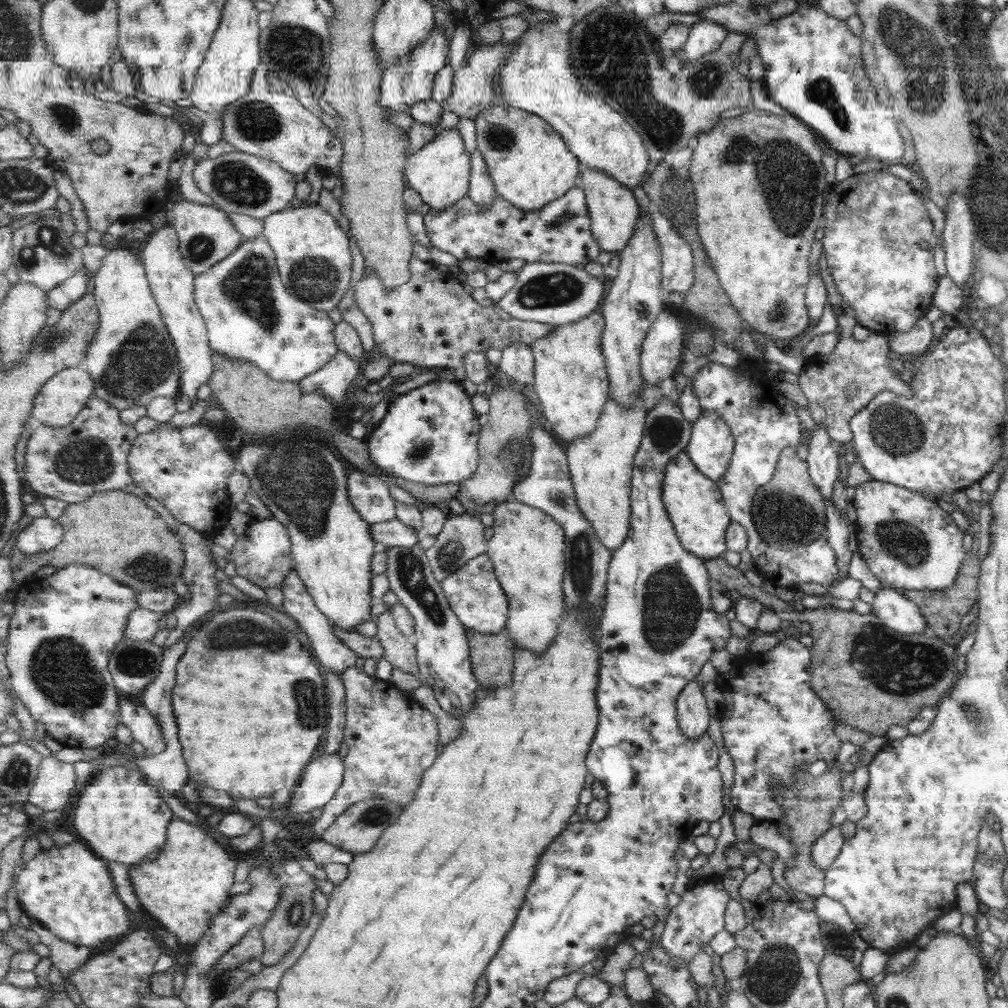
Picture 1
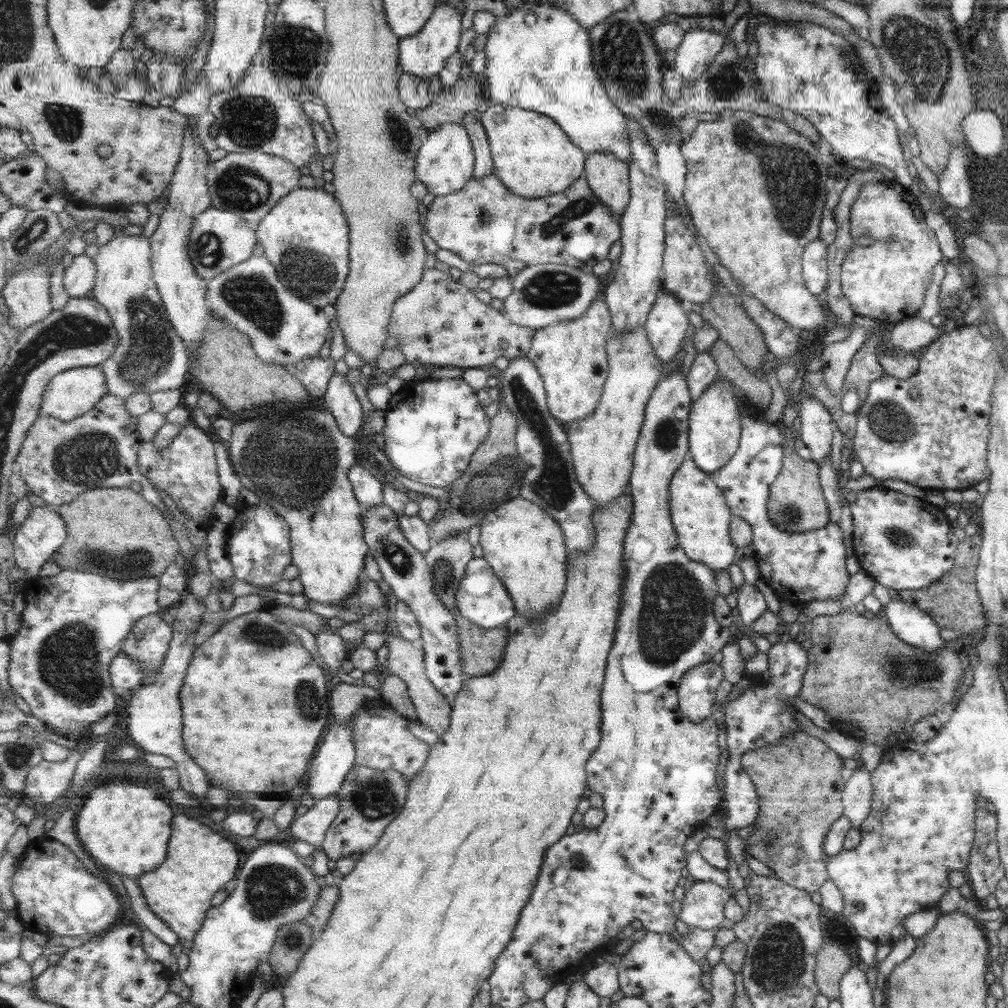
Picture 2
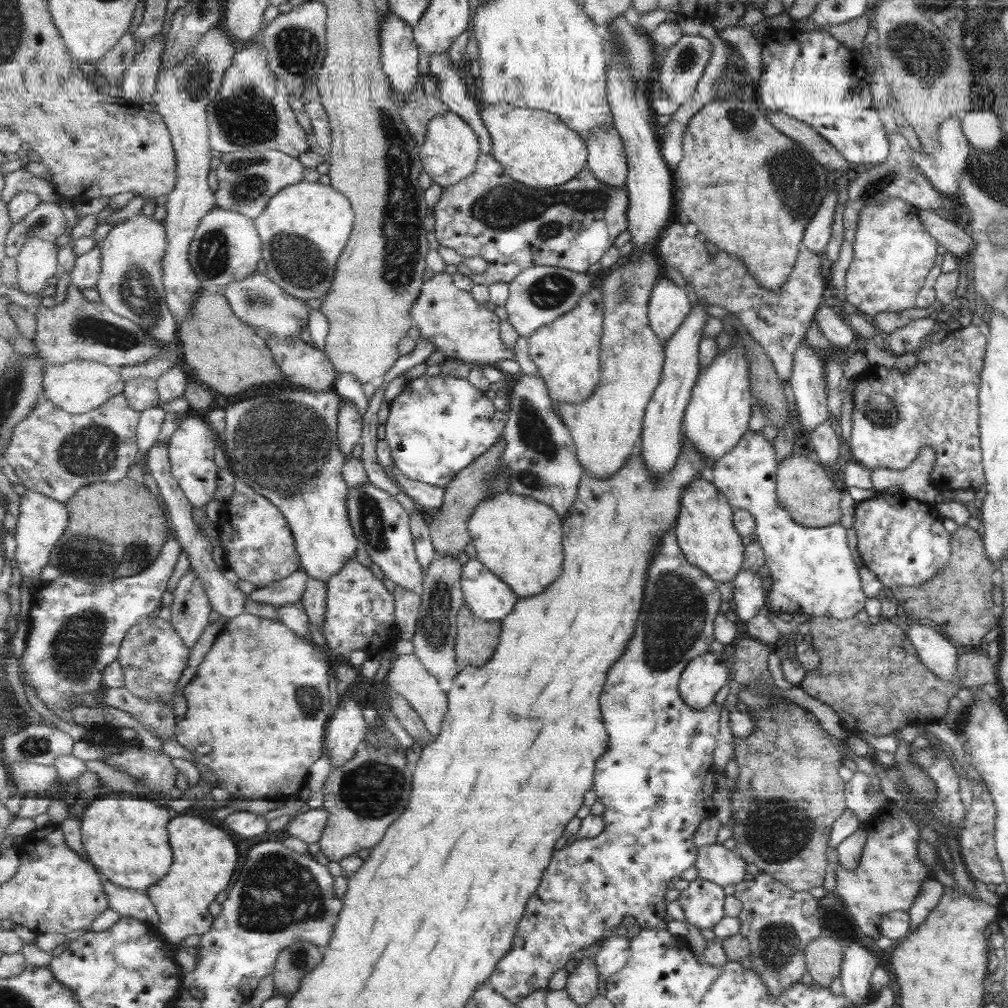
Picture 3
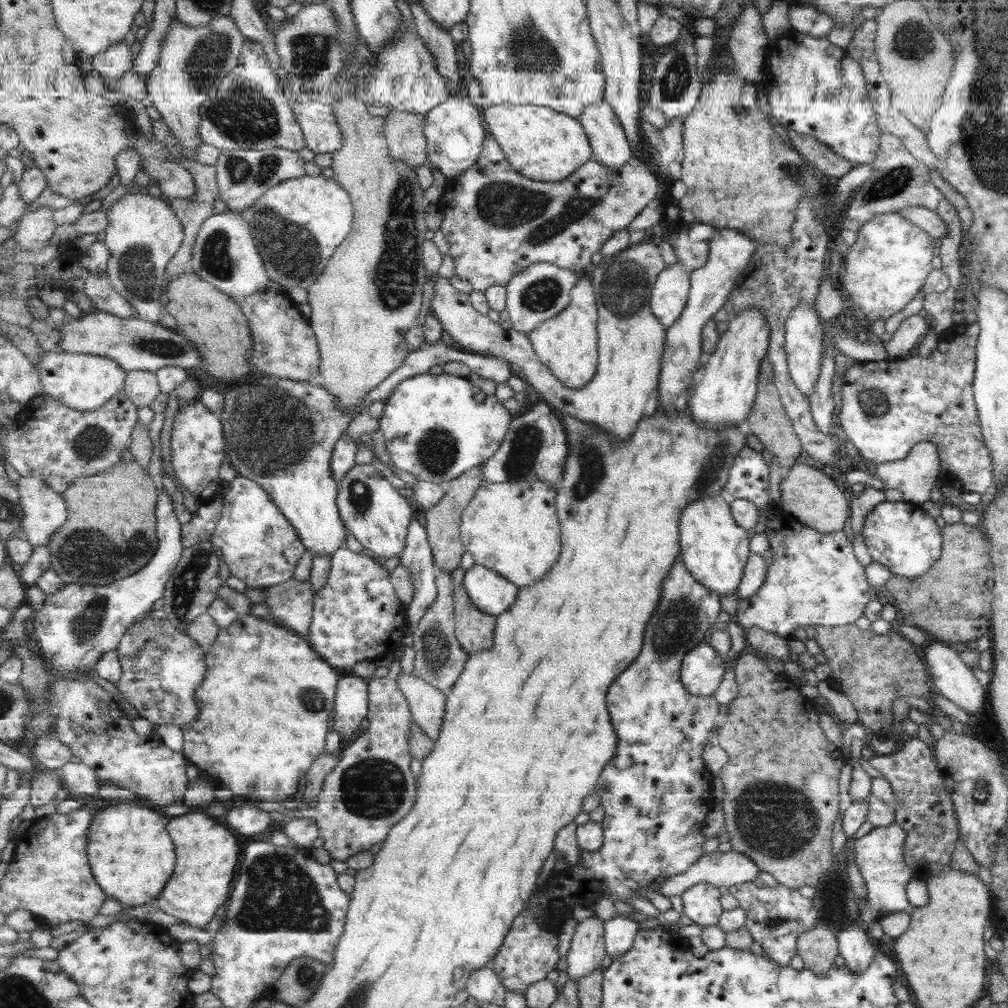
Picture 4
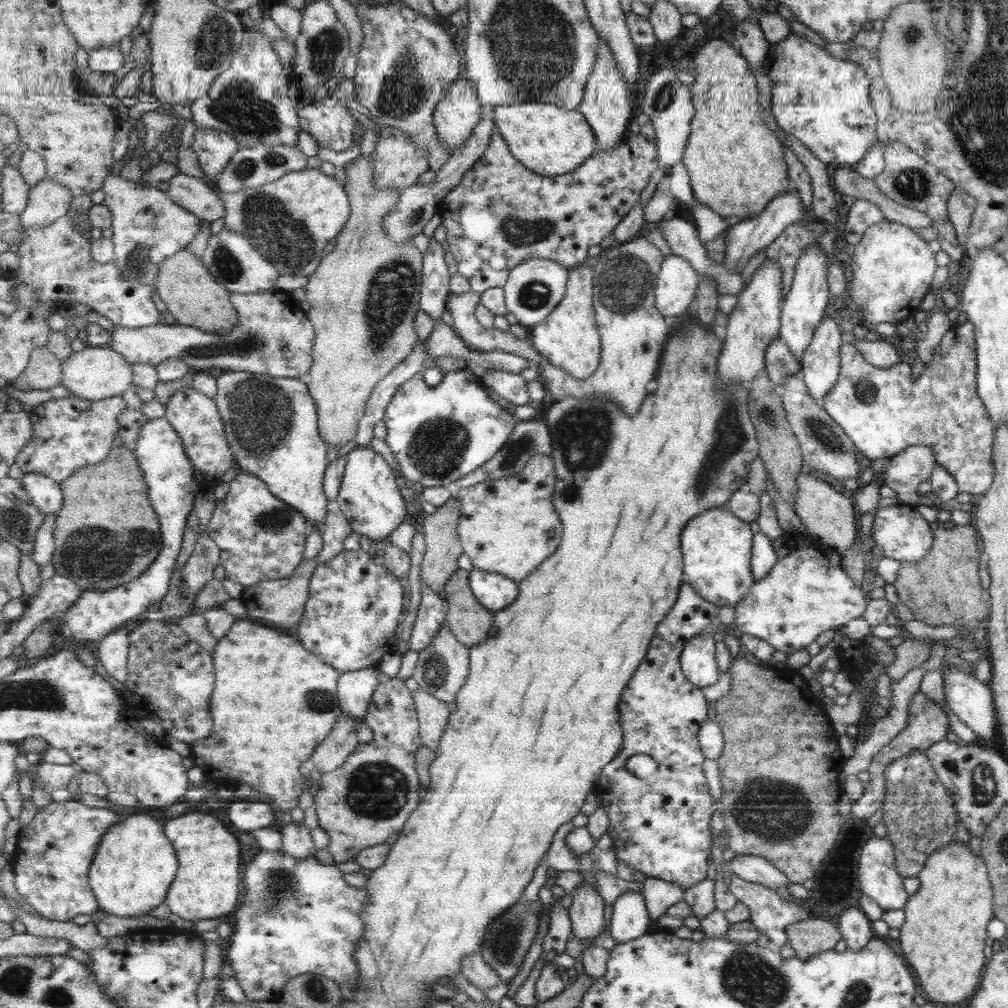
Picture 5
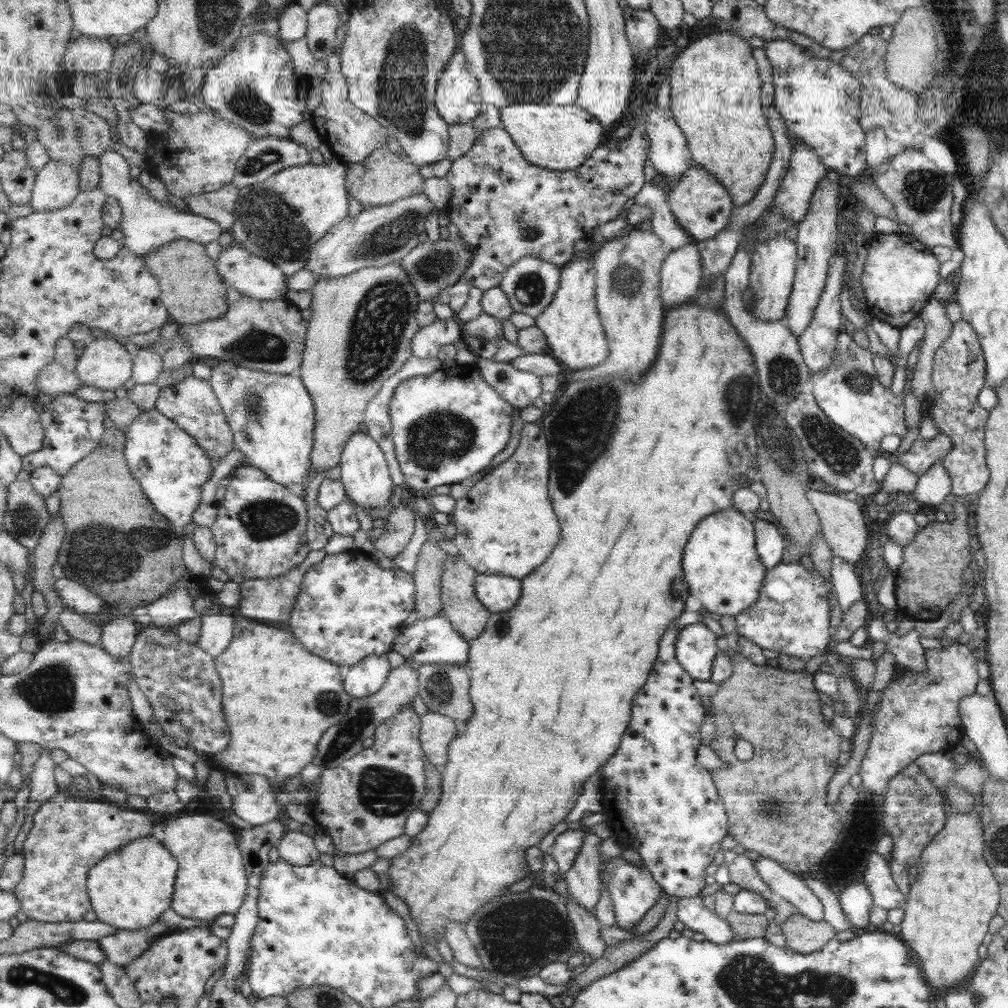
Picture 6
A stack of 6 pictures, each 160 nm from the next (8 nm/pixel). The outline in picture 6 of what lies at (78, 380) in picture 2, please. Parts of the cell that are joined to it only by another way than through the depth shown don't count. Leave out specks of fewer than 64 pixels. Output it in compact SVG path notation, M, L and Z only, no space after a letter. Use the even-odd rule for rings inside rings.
M90 339L78 357L76 373L85 385L116 391L132 380L134 357L122 340Z

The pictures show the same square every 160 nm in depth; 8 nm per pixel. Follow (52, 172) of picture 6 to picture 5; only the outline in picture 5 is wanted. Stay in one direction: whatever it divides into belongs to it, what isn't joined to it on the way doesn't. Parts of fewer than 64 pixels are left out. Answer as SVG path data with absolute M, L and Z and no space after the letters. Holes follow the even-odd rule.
M45 177L31 189L29 204L20 214L22 228L51 226L58 218L69 213L74 198L74 194L60 182Z

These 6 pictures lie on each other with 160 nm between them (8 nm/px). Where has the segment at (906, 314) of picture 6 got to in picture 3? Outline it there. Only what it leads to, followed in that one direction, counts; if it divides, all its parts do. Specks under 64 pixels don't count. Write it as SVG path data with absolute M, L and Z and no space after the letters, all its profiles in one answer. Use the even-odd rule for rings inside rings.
M893 197L884 198L880 203L864 206L860 210L852 242L852 259L844 276L847 308L858 309L868 319L879 312L897 313L914 308L915 295L927 272L934 266L933 260L937 256L938 245L919 222L917 211L918 209L909 203Z

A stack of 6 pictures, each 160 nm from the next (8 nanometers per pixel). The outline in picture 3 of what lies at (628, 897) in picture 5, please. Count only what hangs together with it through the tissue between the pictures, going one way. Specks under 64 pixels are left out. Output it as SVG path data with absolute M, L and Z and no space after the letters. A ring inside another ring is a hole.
M612 933L607 938L603 940L600 951L596 953L597 971L604 981L611 979L625 967L629 961L631 950L631 940L625 935Z

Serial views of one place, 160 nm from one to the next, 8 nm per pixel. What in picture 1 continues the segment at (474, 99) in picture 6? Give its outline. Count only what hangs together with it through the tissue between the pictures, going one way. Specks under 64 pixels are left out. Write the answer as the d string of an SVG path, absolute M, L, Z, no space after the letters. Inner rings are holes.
M443 129L436 138L412 154L406 162L408 186L422 194L423 202L435 210L447 210L468 196L472 177L472 155L465 150L457 129Z

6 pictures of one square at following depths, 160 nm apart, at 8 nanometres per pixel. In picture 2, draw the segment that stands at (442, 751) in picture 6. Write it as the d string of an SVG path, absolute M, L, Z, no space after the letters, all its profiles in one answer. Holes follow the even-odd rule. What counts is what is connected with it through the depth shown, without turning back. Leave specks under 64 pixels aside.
M385 632L385 641L390 652L389 673L400 676L408 684L409 694L418 712L418 721L429 726L439 736L445 734L451 726L451 713L454 708L452 704L449 704L446 696L434 687L431 679L427 676L424 650L415 648L411 641L405 640L401 635L393 636L393 634Z

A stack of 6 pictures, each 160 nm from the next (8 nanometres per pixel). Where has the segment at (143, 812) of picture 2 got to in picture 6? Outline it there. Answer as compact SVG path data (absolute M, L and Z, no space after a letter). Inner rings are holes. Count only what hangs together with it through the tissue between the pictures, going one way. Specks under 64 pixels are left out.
M153 835L136 838L123 845L117 852L100 860L89 873L88 893L92 898L93 910L100 921L112 924L118 929L139 930L159 922L161 914L172 908L176 893L176 878L180 862L176 856Z

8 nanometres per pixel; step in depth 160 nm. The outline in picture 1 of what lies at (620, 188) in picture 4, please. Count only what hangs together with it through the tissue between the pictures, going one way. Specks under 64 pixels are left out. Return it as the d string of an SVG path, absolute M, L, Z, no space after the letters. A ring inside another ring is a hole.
M573 187L565 196L539 210L521 210L496 195L494 203L481 208L470 196L452 208L430 211L424 223L435 247L463 258L482 258L497 264L506 258L521 258L527 263L563 263L569 265L593 262L601 254L600 242L592 233L592 218L585 191Z

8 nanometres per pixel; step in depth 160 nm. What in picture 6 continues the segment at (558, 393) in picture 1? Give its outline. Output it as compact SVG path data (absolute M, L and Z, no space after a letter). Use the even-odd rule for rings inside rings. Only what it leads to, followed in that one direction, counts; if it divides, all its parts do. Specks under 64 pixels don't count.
M580 254L574 260L565 264L560 269L561 283L556 292L553 302L535 319L535 324L544 332L547 337L550 350L549 354L560 360L565 367L574 371L584 369L599 368L608 360L610 346L608 335L604 329L604 323L598 310L598 300L596 299L596 266L594 261L588 260L588 255Z

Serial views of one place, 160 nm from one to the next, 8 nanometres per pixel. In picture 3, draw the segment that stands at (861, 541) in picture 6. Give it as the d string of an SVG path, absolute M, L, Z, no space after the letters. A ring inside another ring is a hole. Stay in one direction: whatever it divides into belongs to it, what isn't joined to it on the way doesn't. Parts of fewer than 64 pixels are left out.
M791 454L777 464L776 494L777 503L789 512L789 519L797 525L825 527L840 520L840 490L837 490L828 471L824 471L817 462L804 455Z

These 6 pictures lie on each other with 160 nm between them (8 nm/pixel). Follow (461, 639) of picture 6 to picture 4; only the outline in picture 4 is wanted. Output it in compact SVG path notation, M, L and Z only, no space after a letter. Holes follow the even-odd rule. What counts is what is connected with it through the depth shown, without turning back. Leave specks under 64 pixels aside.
M412 520L408 528L407 547L400 561L406 566L414 578L416 594L412 605L406 612L407 629L413 634L419 629L423 616L429 612L429 607L437 600L437 574L442 570L433 560L433 552L428 540L426 526Z

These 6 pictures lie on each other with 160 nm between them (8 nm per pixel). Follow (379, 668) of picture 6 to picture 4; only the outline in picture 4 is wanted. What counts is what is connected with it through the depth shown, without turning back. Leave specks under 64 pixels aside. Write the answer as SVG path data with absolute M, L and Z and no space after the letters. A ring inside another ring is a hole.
M343 672L338 682L334 730L347 740L354 740L360 735L361 722L368 718L370 711L368 681L368 678Z

